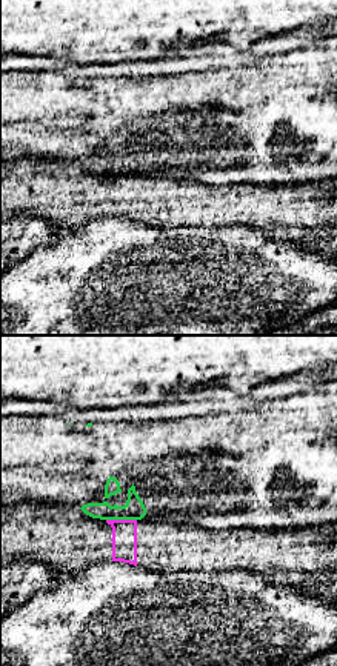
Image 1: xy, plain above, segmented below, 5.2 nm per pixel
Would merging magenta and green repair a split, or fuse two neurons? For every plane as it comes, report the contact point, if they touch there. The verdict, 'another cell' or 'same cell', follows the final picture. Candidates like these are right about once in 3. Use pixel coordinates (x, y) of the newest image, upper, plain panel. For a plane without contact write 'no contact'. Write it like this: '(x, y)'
(122, 176)

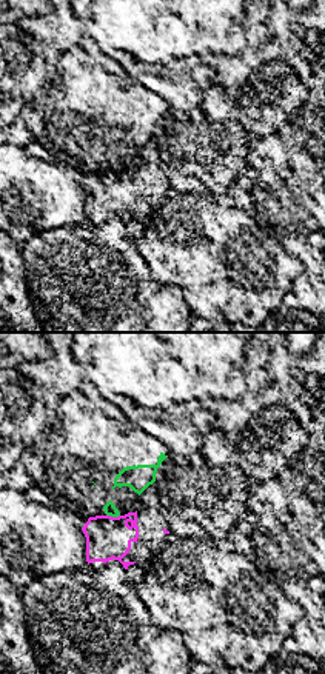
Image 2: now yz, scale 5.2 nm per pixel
(113, 173)

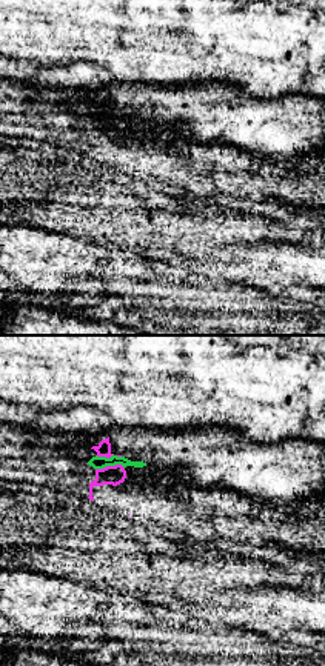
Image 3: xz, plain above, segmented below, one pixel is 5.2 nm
(110, 122)

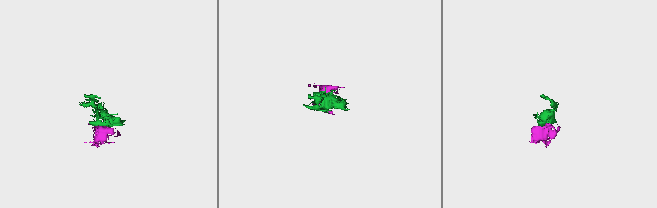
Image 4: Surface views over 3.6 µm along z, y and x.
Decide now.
another cell

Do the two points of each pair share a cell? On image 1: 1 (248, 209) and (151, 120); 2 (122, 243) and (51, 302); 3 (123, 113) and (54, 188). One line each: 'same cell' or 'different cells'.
1: different cells
2: same cell
3: different cells

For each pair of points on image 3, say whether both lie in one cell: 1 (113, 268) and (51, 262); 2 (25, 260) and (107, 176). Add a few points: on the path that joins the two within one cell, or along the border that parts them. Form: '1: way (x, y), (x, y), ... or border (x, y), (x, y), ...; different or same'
1: way (97, 268), (67, 268); same
2: border (36, 228), (74, 236); different

